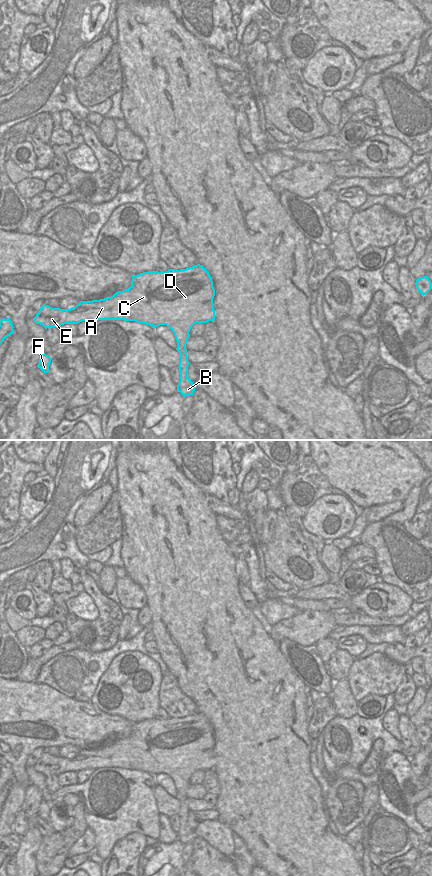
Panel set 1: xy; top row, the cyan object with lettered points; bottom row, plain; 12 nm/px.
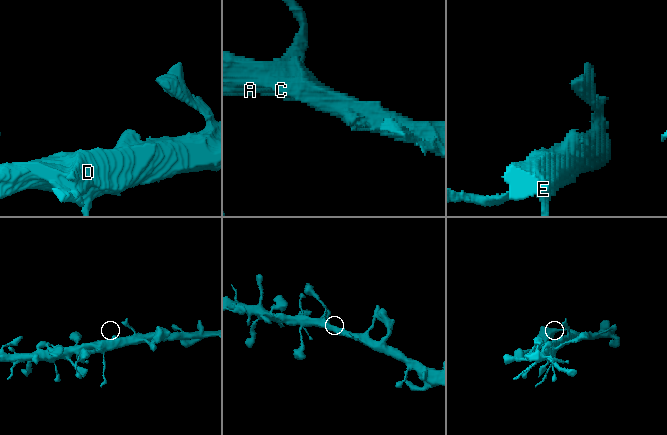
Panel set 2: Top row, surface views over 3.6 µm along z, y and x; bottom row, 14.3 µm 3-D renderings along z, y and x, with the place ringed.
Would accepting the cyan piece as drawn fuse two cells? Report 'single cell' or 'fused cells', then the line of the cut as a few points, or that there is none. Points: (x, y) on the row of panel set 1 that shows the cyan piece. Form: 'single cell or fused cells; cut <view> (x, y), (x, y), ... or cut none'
fused cells; cut xy (178, 350), (185, 352)

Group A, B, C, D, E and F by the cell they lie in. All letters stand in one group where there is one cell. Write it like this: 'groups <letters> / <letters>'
groups A C D E F / B

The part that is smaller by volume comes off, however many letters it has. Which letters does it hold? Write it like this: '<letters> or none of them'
B

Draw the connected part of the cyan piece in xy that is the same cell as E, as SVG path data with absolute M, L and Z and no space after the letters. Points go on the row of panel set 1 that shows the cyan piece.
M200 264L186 269L169 269L166 272L148 271L132 276L131 286L100 300L80 301L74 308L52 308L43 304L33 318L45 329L82 321L124 320L150 325L154 328L166 325L172 330L177 351L187 352L186 344L190 330L196 323L214 321L213 298L215 289L209 272Z

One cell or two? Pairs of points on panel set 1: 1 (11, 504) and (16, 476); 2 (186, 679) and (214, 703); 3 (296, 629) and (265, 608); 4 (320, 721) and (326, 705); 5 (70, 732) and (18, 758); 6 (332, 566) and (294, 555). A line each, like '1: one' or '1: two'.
1: one
2: one
3: two
4: one
5: one
6: two

